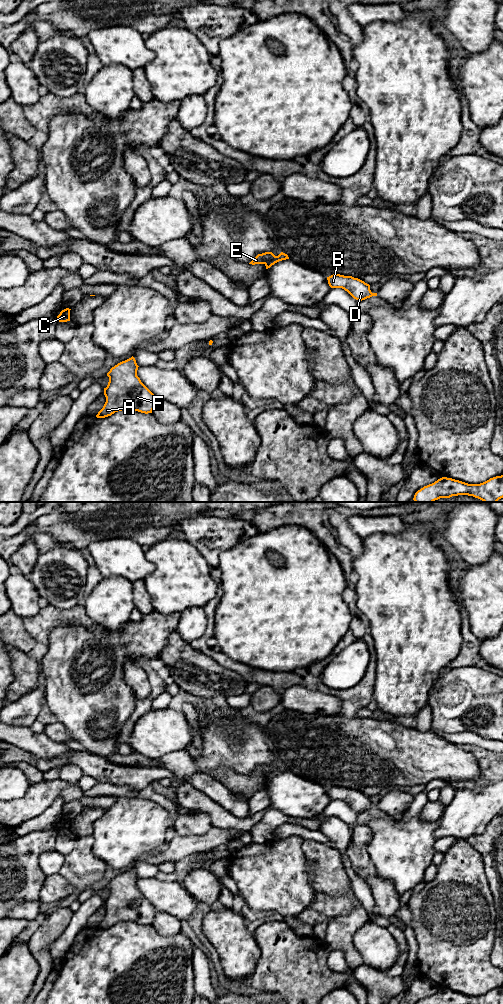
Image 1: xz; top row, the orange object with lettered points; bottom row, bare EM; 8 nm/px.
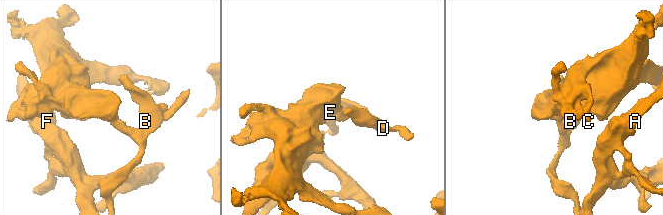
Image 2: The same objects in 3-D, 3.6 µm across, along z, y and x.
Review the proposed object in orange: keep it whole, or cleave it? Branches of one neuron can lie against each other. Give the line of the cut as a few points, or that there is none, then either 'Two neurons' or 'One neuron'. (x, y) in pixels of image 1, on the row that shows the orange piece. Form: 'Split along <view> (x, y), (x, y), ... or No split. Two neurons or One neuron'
Split along xz (276, 256), (265, 264). Two neurons

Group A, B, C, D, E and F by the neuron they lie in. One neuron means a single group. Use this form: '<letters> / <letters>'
A B D F / C E

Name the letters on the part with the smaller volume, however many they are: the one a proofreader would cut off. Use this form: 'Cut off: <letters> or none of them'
Cut off: C, E

